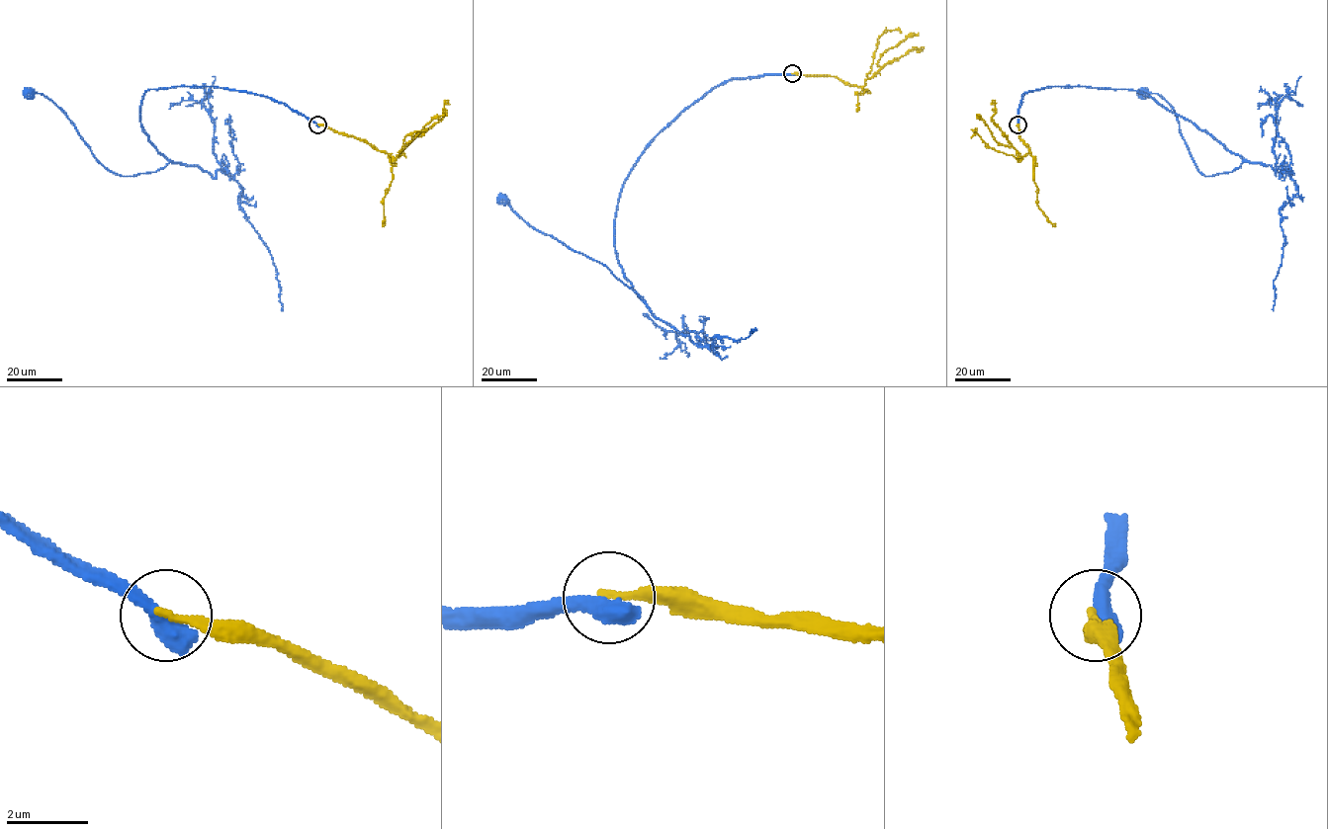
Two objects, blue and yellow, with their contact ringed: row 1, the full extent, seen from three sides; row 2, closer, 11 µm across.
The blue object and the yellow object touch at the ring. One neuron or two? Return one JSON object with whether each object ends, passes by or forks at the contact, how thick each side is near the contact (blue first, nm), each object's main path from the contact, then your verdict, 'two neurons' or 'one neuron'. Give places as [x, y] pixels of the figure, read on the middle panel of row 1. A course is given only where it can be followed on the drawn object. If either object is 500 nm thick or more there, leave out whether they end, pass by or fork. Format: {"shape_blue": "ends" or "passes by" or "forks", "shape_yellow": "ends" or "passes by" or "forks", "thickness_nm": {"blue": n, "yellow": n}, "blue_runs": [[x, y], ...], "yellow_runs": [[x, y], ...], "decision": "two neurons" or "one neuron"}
{"thickness_nm": {"blue": 600, "yellow": 200}, "blue_runs": [[791, 73], [711, 89], [631, 170], [614, 246], [643, 298], [502, 199]], "yellow_runs": [[792, 73], [830, 75], [849, 85], [863, 86], [865, 81], [890, 61], [924, 47]], "decision": "two neurons"}

